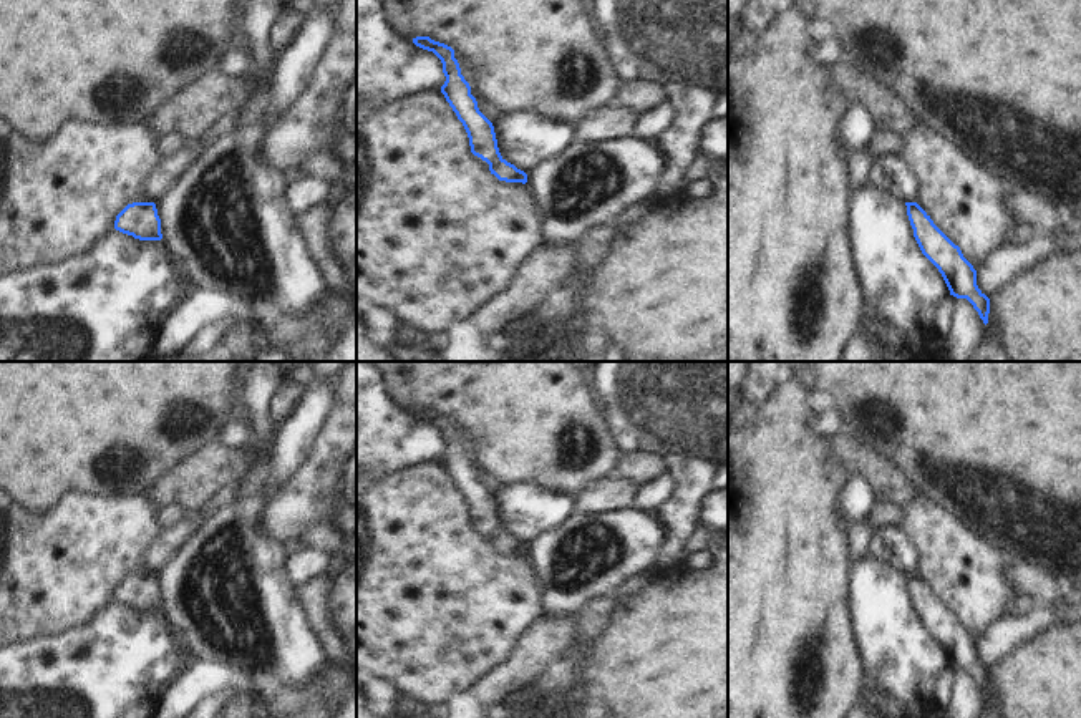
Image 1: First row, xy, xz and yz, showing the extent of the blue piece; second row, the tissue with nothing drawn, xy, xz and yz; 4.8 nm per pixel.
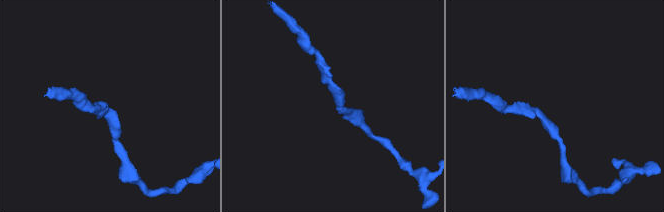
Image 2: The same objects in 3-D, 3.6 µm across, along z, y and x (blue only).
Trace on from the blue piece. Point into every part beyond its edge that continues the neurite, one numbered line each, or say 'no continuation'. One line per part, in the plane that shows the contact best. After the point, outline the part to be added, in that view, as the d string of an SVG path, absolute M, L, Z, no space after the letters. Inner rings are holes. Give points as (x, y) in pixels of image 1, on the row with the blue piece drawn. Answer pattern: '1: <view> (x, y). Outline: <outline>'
no continuation

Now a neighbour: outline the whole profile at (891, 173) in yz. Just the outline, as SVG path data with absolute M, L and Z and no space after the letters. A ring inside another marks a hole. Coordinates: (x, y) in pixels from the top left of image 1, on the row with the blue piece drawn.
M889 153L877 156L870 167L869 181L902 202L917 202L917 177L900 156Z

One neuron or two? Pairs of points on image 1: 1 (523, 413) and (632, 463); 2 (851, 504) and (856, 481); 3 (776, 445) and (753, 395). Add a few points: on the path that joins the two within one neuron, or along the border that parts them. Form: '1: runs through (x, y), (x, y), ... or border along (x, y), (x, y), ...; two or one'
1: border along (622, 453), (610, 473); two
2: runs through (856, 499), (856, 486); one
3: border along (778, 383), (745, 425); two

